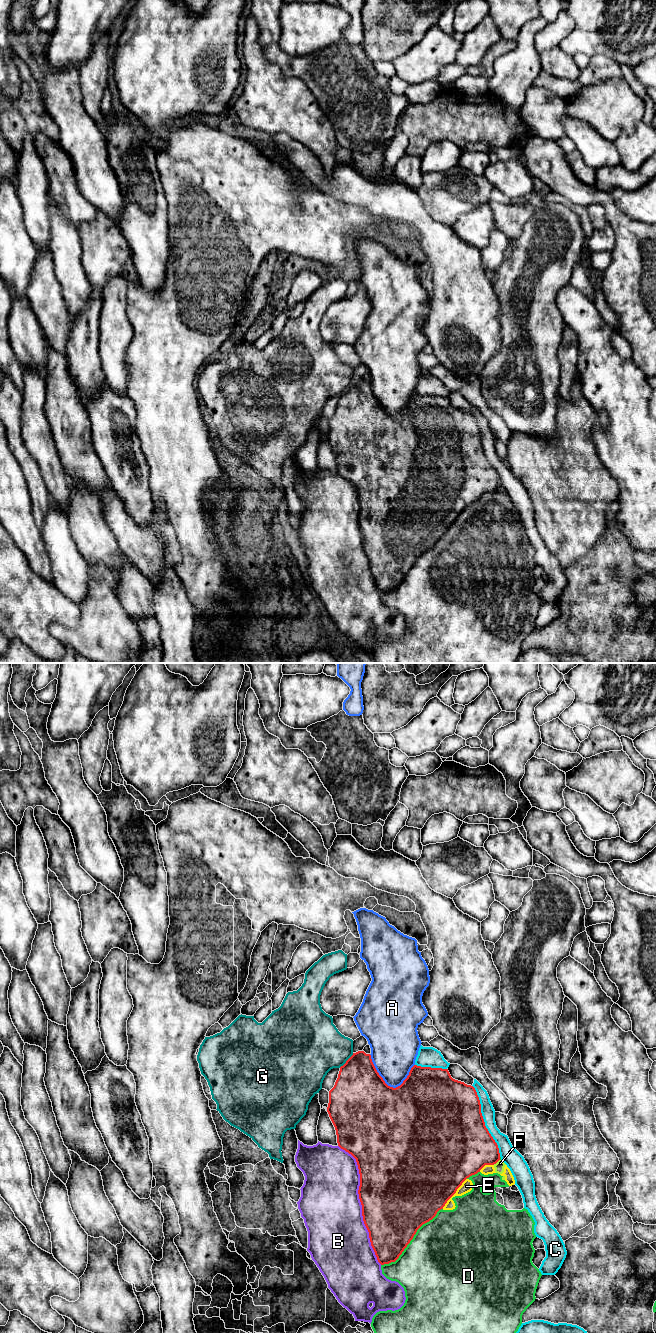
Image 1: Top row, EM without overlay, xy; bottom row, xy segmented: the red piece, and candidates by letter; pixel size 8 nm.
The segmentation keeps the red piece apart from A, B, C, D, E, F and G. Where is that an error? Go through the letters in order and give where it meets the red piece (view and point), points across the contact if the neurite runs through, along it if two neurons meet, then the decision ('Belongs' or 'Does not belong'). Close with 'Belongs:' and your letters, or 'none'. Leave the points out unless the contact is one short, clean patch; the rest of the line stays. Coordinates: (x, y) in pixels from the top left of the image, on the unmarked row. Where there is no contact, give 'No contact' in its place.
A: Touches red at xy (387, 413). Does not belong
B: Touches red at xy (361, 531). Does not belong
C: Touches red at xy (483, 449). Does not belong
D: Touches red at xy (412, 566). Does not belong
E: Touches red at xy (455, 520). Does not belong
F: Touches red at xy (496, 490). Boundary: xy (499, 487), (493, 492). Does not belong
G: Touches red at xy (346, 389). Does not belong
Belongs: none

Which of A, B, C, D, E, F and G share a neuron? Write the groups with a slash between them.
A / B / C / D E F / G

